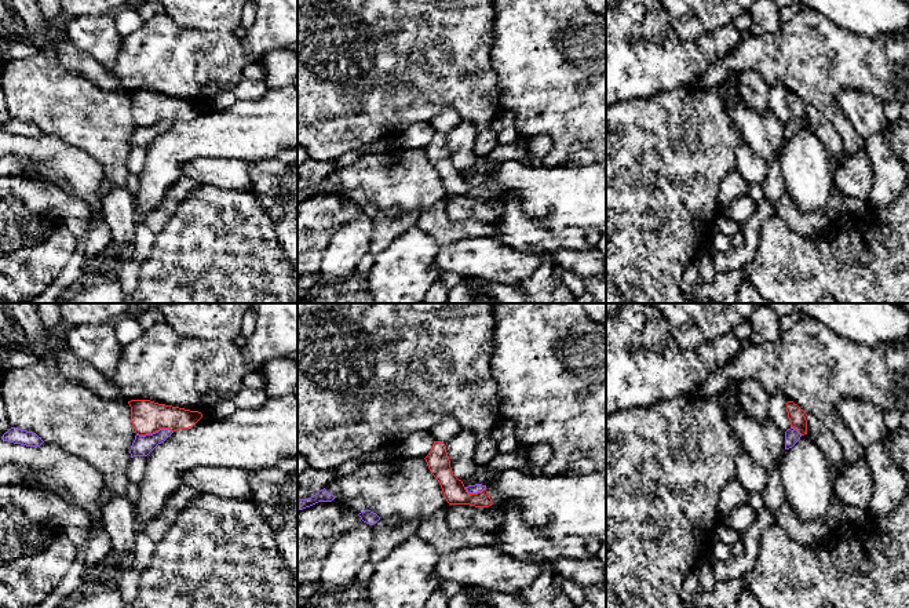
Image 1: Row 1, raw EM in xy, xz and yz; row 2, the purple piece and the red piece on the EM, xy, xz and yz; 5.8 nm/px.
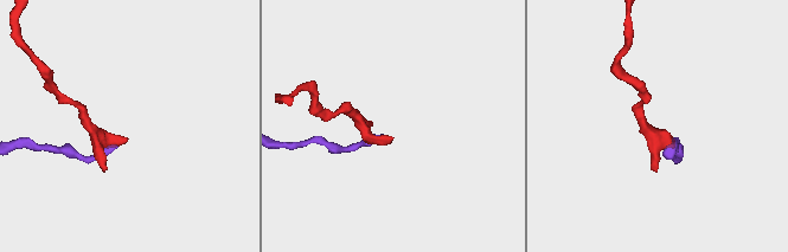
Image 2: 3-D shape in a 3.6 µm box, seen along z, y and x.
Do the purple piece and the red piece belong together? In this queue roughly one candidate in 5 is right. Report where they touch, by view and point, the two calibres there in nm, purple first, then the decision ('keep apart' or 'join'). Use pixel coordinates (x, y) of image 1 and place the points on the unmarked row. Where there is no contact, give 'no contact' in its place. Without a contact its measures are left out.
meets purple in xy at (156, 123); 120 nm thick on the purple side, 190 nm on the other; keep apart

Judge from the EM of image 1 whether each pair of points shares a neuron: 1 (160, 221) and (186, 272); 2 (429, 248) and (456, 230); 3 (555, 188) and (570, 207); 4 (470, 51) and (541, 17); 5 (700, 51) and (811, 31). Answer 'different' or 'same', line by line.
1: different
2: different
3: same
4: different
5: different

